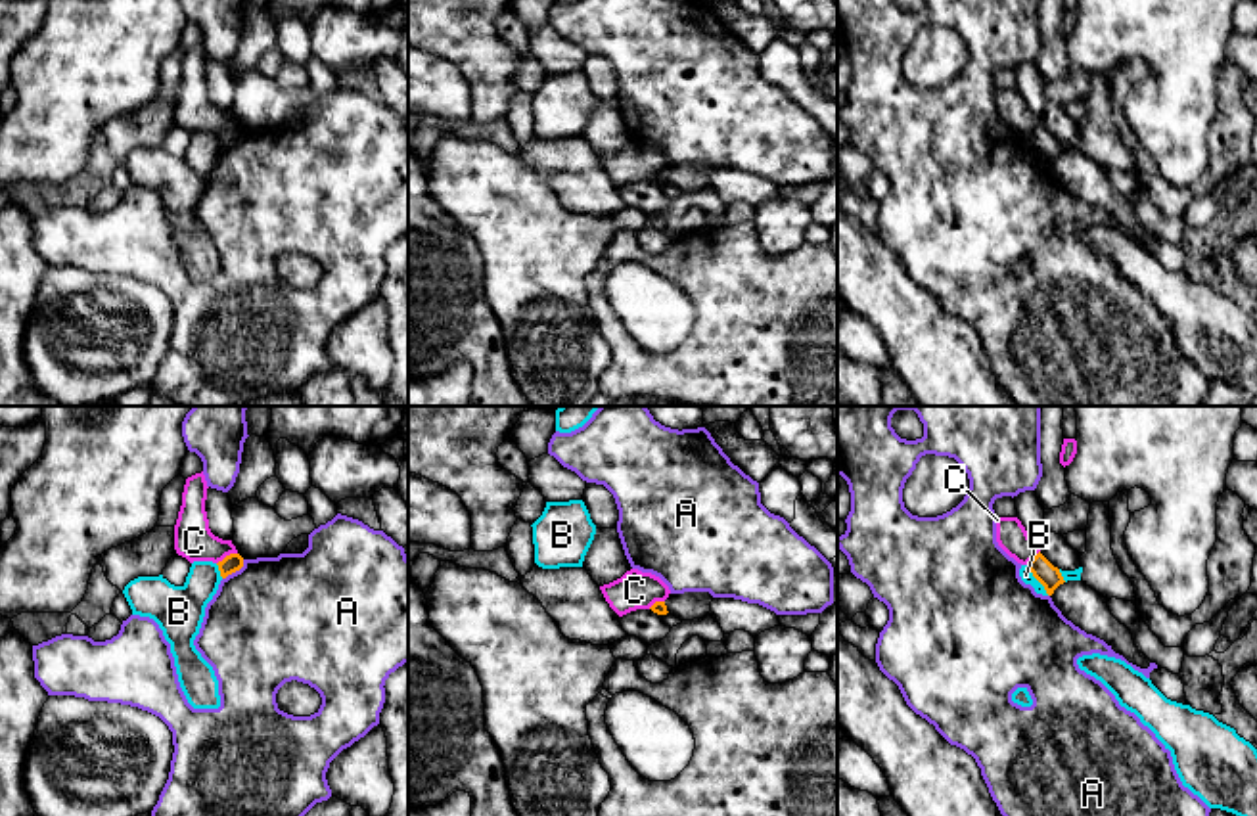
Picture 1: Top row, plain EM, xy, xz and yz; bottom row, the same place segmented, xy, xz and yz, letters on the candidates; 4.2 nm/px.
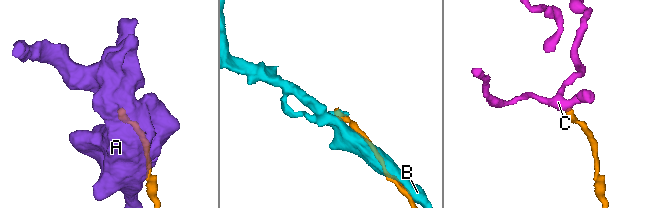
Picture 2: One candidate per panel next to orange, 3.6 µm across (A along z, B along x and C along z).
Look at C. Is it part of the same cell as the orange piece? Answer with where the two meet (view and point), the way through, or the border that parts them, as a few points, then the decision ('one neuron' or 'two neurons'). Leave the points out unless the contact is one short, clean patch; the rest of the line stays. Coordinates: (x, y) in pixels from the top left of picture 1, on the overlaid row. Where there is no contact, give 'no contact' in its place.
meets orange in xy at (227, 556); border along xy (236, 552), (230, 552), (217, 564); two neurons

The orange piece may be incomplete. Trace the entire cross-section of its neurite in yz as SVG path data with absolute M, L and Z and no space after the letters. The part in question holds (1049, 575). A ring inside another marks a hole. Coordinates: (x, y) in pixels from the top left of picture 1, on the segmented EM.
M1040 552L1027 563L1033 577L1044 586L1046 594L1052 596L1054 590L1063 584L1063 577L1058 567L1054 567Z

